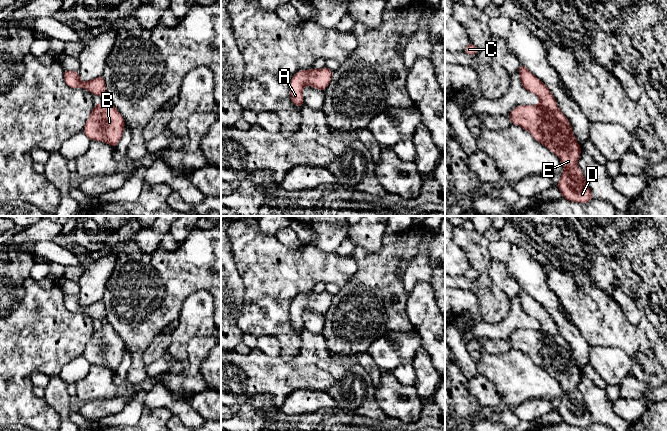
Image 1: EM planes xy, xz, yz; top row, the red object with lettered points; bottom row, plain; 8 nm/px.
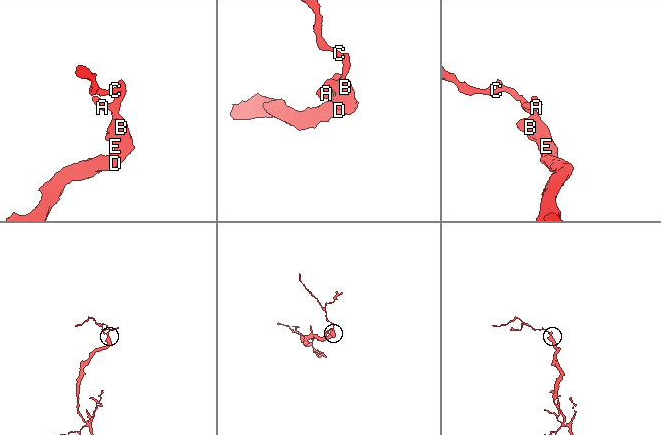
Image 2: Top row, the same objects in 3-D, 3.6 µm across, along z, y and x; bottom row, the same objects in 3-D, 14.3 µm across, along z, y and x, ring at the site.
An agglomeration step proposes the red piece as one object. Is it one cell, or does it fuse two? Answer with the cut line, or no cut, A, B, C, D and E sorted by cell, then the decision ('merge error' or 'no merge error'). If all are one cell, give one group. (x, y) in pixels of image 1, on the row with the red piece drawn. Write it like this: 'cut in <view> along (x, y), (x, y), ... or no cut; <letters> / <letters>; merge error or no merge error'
no cut; A B C D E; no merge error

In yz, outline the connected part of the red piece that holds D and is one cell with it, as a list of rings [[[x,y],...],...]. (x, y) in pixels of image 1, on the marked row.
[[[522,64],[519,65],[518,71],[522,86],[528,92],[536,94],[540,103],[537,105],[519,105],[514,108],[508,115],[511,124],[521,126],[527,130],[536,141],[559,157],[564,170],[556,186],[562,193],[563,198],[571,202],[589,203],[593,199],[592,192],[581,169],[577,166],[582,149],[576,141],[569,120],[560,111],[552,92],[542,81]]]

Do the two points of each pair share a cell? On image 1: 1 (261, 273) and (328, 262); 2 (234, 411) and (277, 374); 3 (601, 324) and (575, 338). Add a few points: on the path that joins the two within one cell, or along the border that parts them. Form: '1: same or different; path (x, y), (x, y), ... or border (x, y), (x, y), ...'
1: same; path (278, 273), (296, 271), (305, 266), (311, 266)
2: same; path (245, 400), (266, 381)
3: different; border (571, 322), (579, 330), (589, 346)

